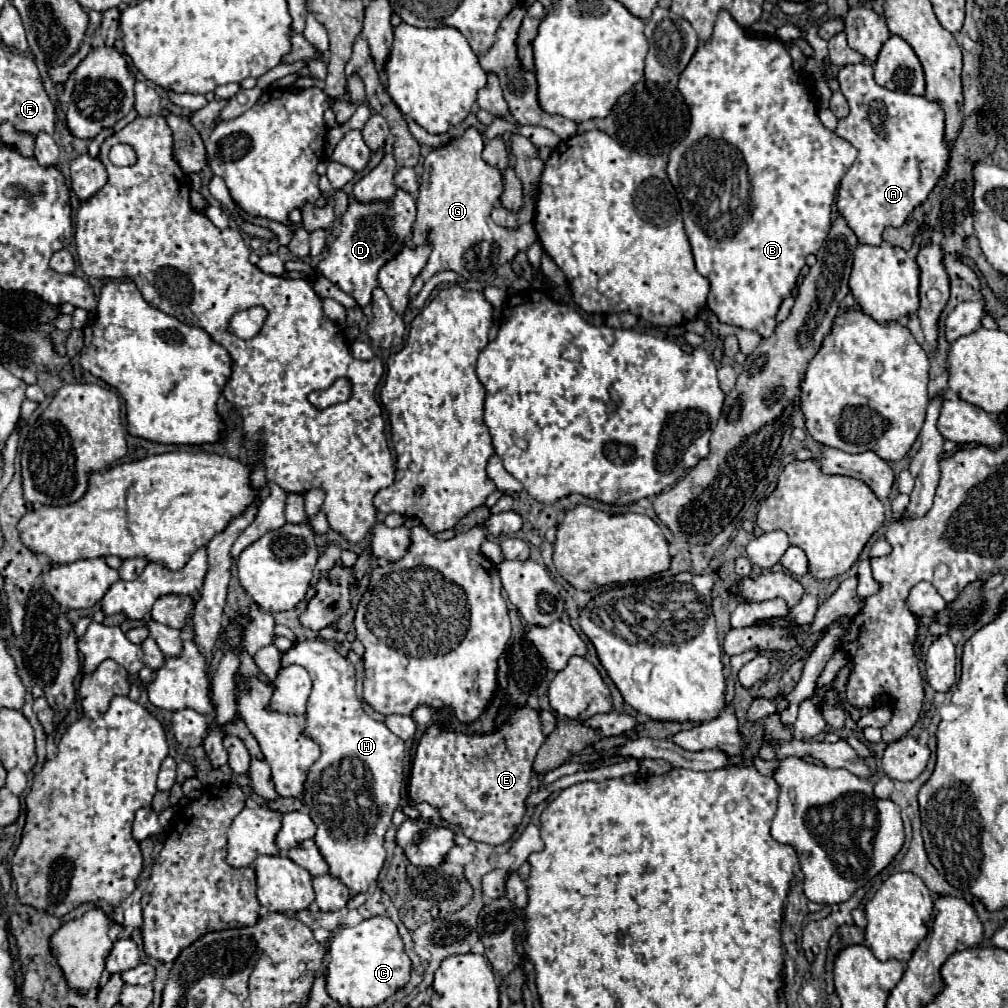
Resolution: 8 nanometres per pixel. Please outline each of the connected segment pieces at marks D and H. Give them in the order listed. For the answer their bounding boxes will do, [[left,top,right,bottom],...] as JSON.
[[314,190,416,306],[282,640,404,896]]

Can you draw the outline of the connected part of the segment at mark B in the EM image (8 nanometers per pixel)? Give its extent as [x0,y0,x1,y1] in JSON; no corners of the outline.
[666,10,858,338]

